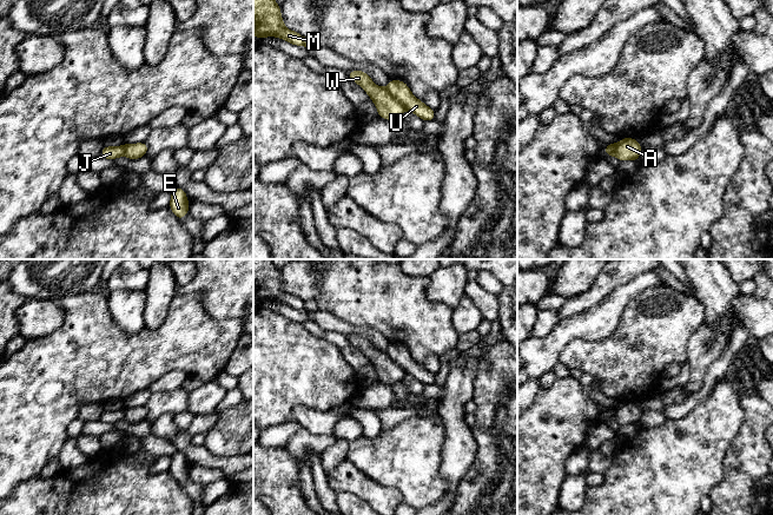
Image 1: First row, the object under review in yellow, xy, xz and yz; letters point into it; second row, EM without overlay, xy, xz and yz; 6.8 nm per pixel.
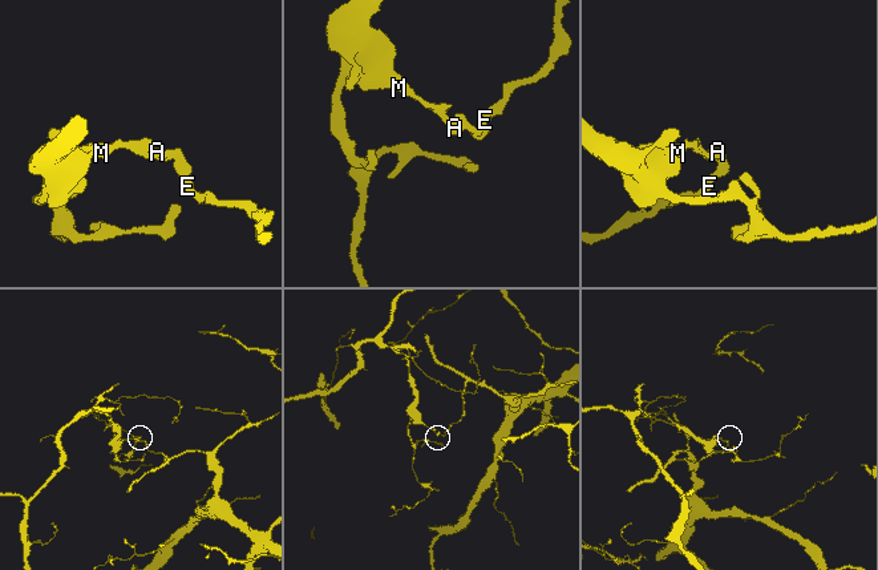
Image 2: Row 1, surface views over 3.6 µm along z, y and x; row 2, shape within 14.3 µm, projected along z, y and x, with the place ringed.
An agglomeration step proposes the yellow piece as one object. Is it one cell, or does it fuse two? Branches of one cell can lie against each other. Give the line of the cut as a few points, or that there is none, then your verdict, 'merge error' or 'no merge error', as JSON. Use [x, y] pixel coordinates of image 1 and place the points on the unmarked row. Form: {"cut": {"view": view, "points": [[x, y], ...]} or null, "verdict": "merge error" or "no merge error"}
{"cut": {"view": "xz", "points": [[385, 352], [405, 371]]}, "verdict": "merge error"}

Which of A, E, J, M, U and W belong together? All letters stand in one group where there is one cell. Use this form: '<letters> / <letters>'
A J M W / E U

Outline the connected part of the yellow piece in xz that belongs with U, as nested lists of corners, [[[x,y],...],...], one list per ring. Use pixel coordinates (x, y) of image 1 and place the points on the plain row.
[[[391,343],[386,354],[391,359],[401,364],[405,372],[415,377],[424,385],[431,385],[435,383],[435,374],[429,372],[424,367],[415,362],[404,345]]]

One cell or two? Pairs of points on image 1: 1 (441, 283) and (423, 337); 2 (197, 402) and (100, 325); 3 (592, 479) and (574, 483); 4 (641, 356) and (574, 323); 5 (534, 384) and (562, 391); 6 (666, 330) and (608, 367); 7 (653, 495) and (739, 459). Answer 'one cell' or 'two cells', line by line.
1: two cells
2: two cells
3: two cells
4: two cells
5: two cells
6: one cell
7: two cells

